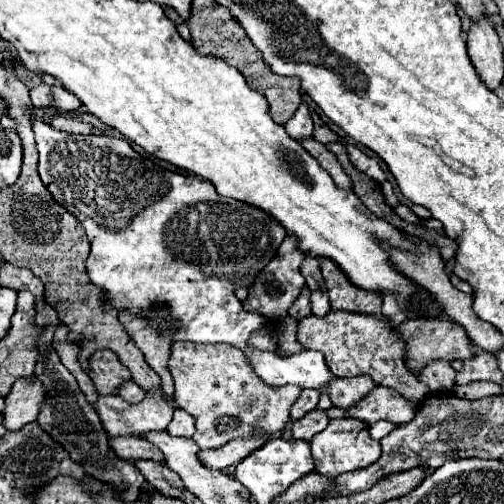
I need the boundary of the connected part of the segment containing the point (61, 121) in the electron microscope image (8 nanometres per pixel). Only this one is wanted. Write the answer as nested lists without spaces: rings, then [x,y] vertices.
[[[55,117],[49,121],[49,125],[65,133],[93,133],[91,127],[85,127],[85,123],[75,123],[75,119],[67,119],[67,117]]]

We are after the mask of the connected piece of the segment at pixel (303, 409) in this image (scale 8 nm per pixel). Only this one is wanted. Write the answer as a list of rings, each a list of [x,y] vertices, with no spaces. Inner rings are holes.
[[[303,389],[301,391],[301,397],[295,401],[295,405],[291,407],[291,419],[299,419],[303,417],[305,413],[313,411],[317,407],[317,401],[319,401],[319,391],[311,391],[311,389]]]

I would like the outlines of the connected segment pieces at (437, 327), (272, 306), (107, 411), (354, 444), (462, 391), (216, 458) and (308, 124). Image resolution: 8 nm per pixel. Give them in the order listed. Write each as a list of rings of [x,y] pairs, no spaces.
[[[419,317],[419,319],[409,319],[407,323],[401,323],[395,327],[403,339],[407,339],[407,365],[413,373],[419,371],[419,367],[423,367],[427,361],[431,359],[447,359],[447,361],[455,361],[455,359],[471,359],[473,357],[473,341],[469,339],[467,331],[457,325],[455,321],[447,319],[447,317]]]
[[[287,235],[285,241],[281,243],[281,247],[277,249],[277,255],[273,257],[273,261],[261,271],[261,277],[257,275],[253,287],[249,289],[249,299],[247,303],[251,305],[253,311],[257,311],[259,315],[263,315],[265,319],[281,319],[287,315],[287,309],[291,307],[291,303],[299,297],[301,289],[305,287],[305,277],[301,275],[299,267],[303,263],[303,259],[307,255],[303,255],[303,251],[299,249],[299,241],[295,241],[295,235]]]
[[[159,387],[159,391],[155,391],[155,393],[153,391],[146,393],[145,399],[137,405],[123,401],[123,397],[119,397],[119,395],[99,395],[97,401],[93,403],[93,409],[97,411],[107,433],[111,437],[117,437],[117,435],[141,435],[147,431],[167,429],[169,421],[173,419],[173,411],[177,411],[177,405]]]
[[[343,417],[343,419],[331,419],[329,425],[311,439],[311,451],[315,455],[315,471],[319,471],[321,475],[341,475],[347,471],[355,471],[361,467],[367,467],[371,463],[375,463],[381,457],[381,443],[375,443],[369,435],[369,425],[359,421],[359,419],[351,419],[351,417]]]
[[[477,381],[477,383],[467,383],[467,385],[457,385],[453,389],[453,395],[459,399],[479,399],[487,395],[497,395],[501,393],[501,385],[489,383],[489,381]]]
[[[253,435],[251,439],[233,439],[231,443],[225,443],[219,449],[209,449],[209,451],[199,451],[197,457],[199,461],[209,467],[209,469],[217,469],[223,471],[231,465],[237,465],[239,461],[243,461],[251,451],[255,451],[255,447],[263,445],[267,439],[257,439],[257,435]]]
[[[299,105],[299,109],[295,111],[295,115],[285,123],[285,129],[297,141],[303,141],[303,139],[309,139],[311,137],[313,121],[311,121],[311,115],[309,115],[307,105]]]

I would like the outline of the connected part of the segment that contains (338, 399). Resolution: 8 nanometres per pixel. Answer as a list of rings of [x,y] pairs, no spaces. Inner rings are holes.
[[[353,377],[353,379],[335,379],[331,387],[323,387],[323,393],[327,393],[335,407],[351,409],[355,407],[371,389],[375,387],[373,379],[365,377]]]

